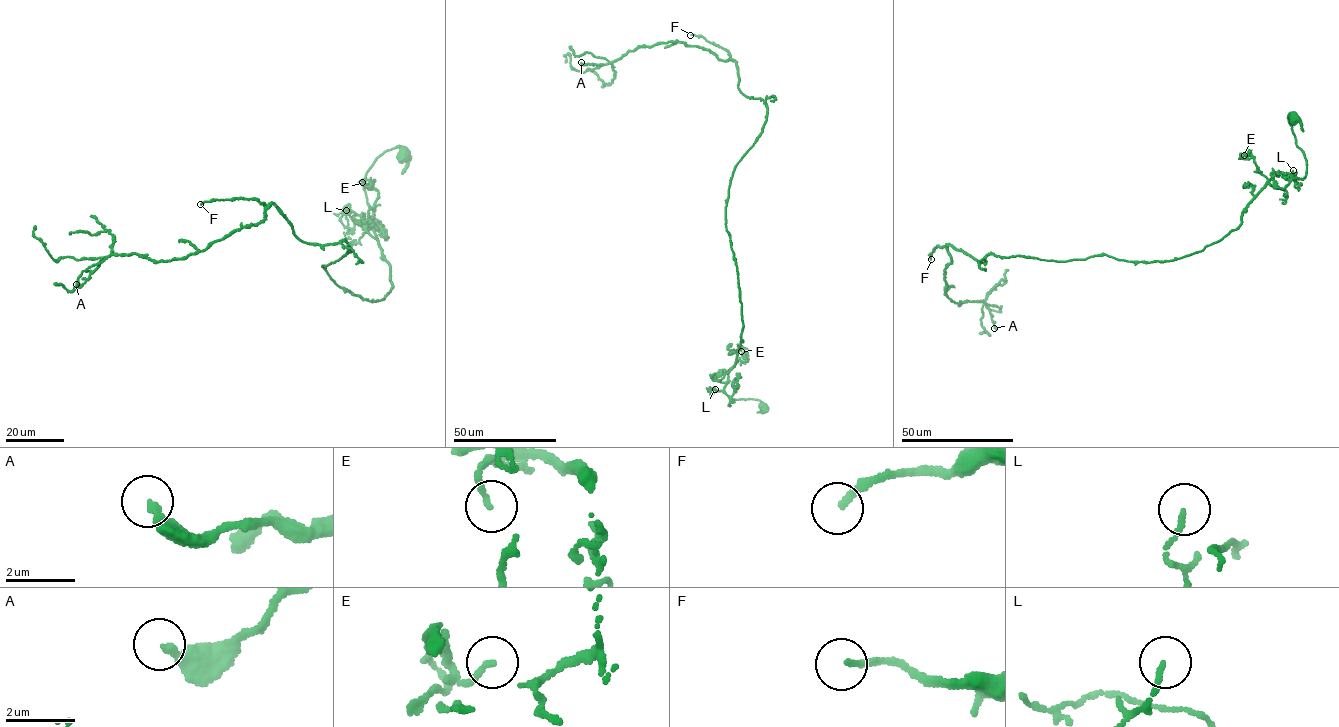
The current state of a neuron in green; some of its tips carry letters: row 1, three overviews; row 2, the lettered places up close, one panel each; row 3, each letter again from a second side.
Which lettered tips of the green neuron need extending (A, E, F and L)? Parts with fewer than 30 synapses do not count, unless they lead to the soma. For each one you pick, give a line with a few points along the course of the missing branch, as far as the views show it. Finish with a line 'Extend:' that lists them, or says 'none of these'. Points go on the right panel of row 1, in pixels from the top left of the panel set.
F: course (931, 259), (921, 278), (926, 296)
Extend: F

